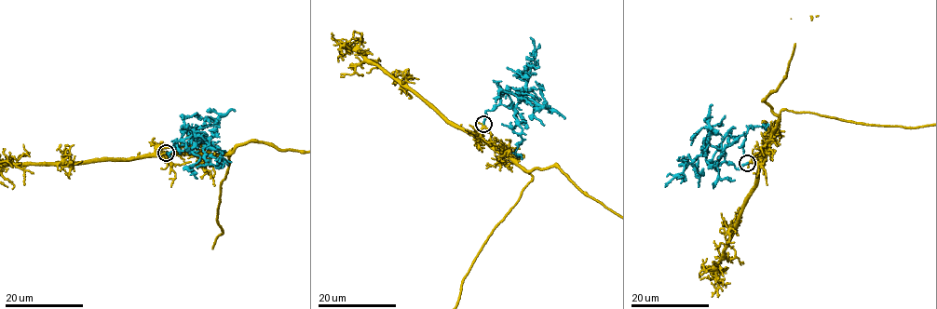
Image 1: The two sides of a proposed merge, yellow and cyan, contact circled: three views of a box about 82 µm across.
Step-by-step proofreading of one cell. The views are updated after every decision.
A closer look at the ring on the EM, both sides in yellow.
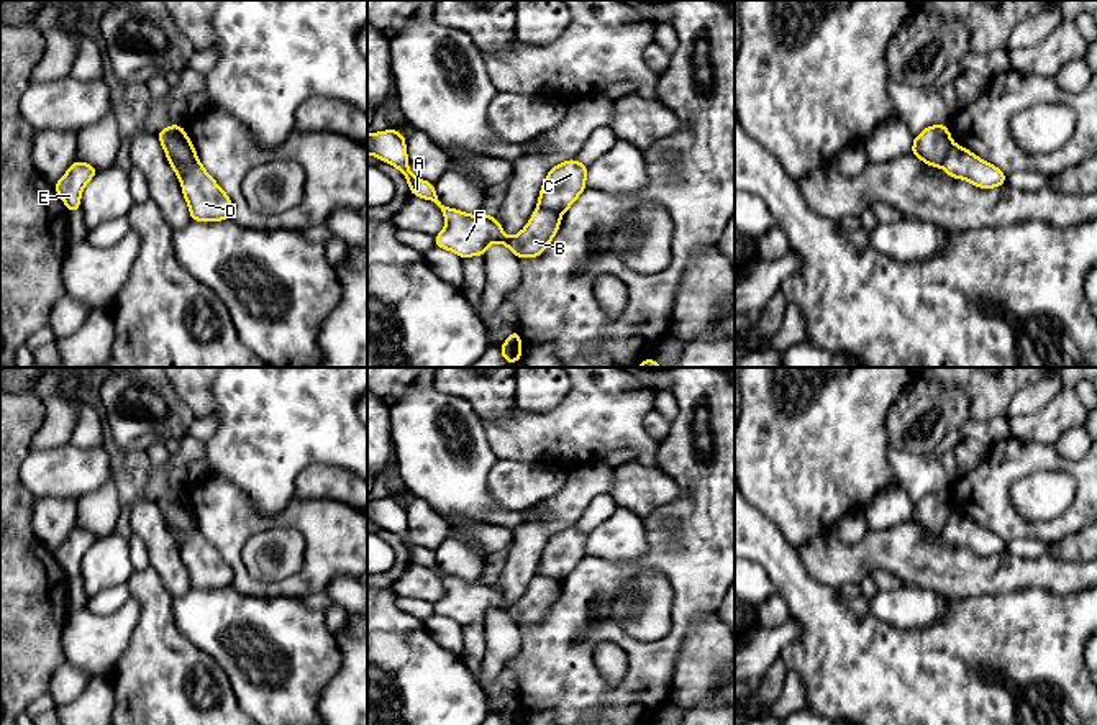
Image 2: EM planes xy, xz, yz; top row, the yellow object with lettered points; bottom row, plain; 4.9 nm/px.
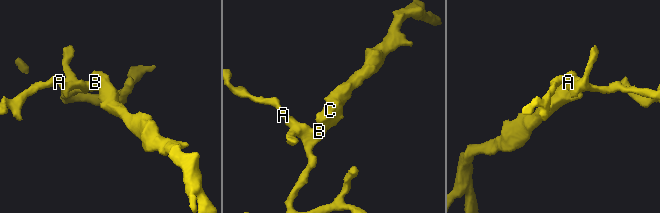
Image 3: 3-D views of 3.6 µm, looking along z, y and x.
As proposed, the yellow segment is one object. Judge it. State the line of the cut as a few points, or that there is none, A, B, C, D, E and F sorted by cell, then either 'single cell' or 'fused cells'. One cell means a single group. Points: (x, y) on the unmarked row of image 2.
xz (538, 574), (550, 576), (559, 583) | A B E F / C D | fused cells

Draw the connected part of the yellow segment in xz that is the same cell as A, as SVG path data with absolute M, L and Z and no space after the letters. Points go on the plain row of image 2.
M397 497L367 500L367 522L395 533L407 546L412 563L435 569L446 587L446 594L435 604L438 615L457 623L485 623L490 610L505 612L518 627L538 625L556 604L561 582L536 576L528 592L513 605L507 605L503 595L492 582L467 582L444 574L435 559L435 551L415 545L408 535L405 504Z

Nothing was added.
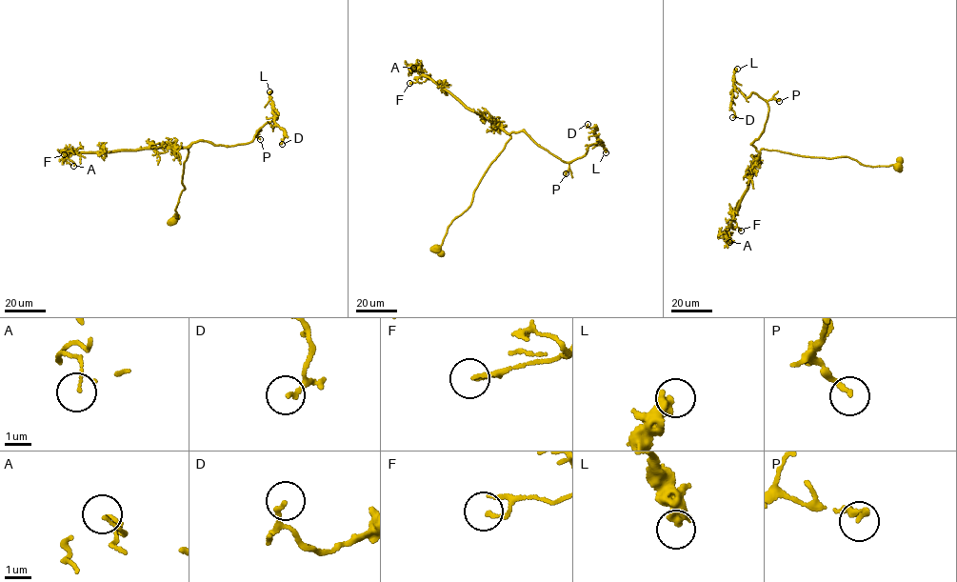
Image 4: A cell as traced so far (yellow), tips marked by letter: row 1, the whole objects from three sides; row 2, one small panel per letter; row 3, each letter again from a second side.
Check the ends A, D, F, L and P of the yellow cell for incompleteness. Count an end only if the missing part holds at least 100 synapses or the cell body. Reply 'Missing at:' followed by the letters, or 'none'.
Missing at: none

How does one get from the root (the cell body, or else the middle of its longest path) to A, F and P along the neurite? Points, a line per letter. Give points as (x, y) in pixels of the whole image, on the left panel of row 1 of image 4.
A: (173, 222), (185, 188), (182, 176), (189, 144), (178, 148), (76, 151), (68, 155), (73, 166)
F: (173, 222), (185, 188), (182, 176), (189, 144), (178, 148), (64, 154)
P: (173, 222), (185, 188), (182, 176), (189, 144), (201, 140), (218, 146), (244, 144), (257, 132), (260, 139)

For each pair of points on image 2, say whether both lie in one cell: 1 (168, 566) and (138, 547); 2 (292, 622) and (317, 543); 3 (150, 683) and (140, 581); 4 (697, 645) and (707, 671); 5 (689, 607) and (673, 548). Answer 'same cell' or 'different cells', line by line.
1: different cells
2: different cells
3: same cell
4: same cell
5: same cell

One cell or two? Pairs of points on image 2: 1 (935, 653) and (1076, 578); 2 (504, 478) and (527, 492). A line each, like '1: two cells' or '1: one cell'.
1: two cells
2: one cell

